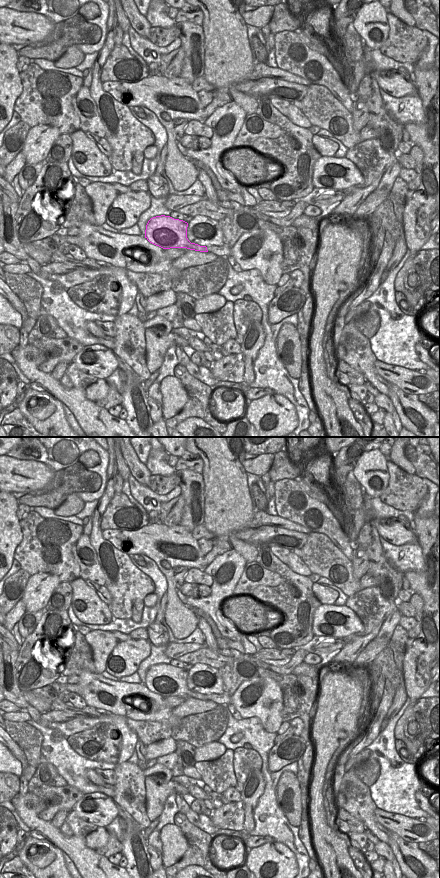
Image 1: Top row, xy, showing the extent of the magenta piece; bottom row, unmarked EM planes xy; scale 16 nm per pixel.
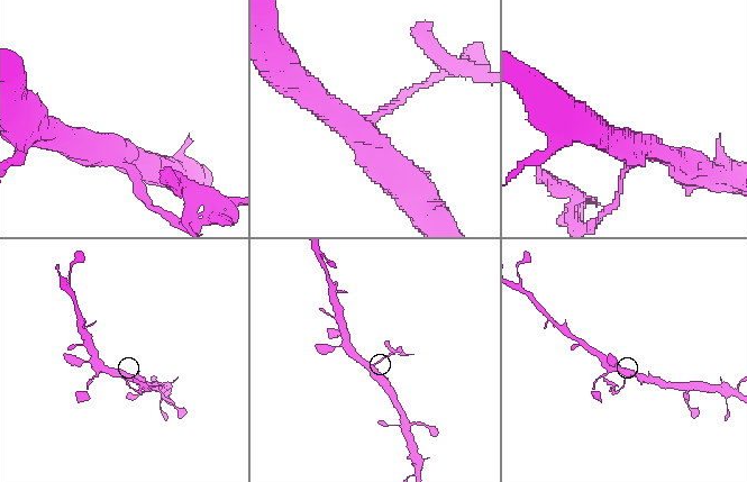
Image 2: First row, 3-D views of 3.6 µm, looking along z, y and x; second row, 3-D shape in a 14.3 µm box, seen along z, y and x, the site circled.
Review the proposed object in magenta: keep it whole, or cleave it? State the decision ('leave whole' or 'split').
split

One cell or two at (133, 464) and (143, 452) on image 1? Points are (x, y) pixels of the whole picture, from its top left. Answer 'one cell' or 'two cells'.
two cells

